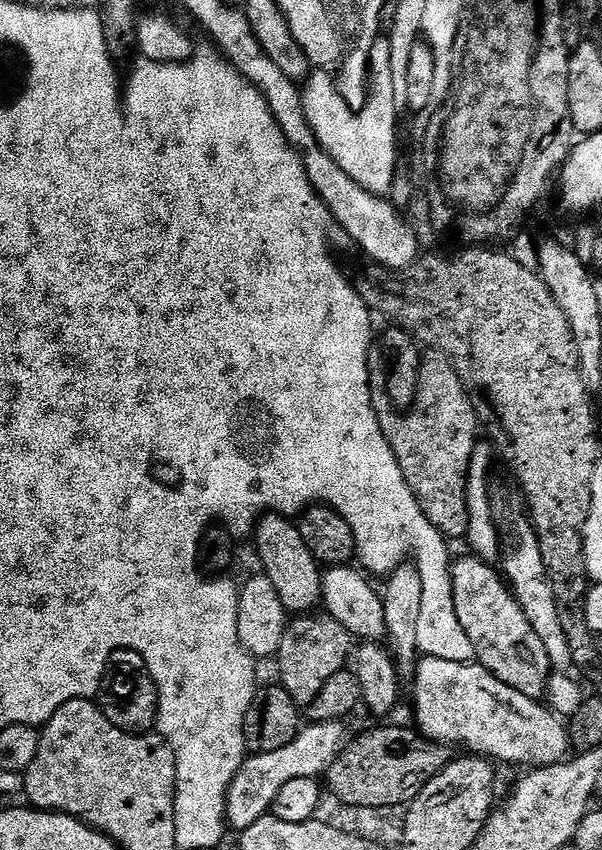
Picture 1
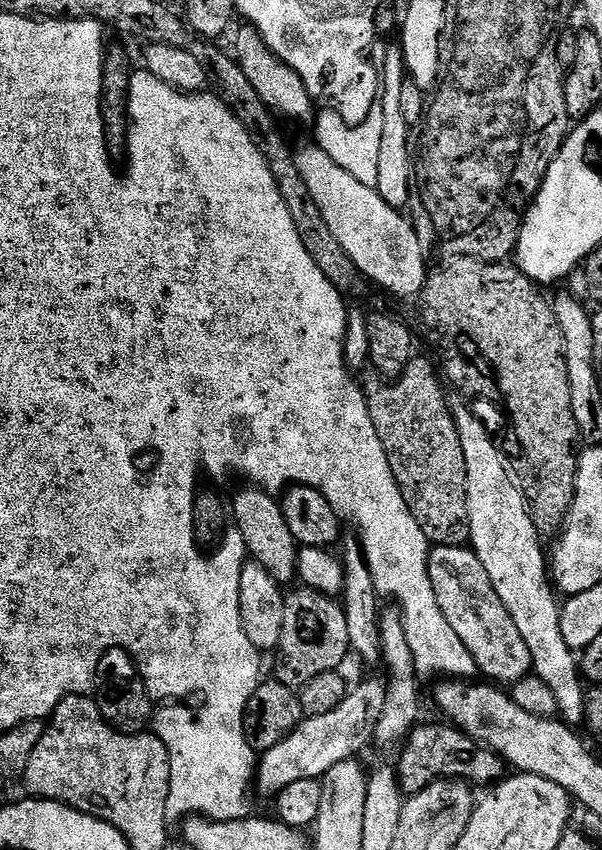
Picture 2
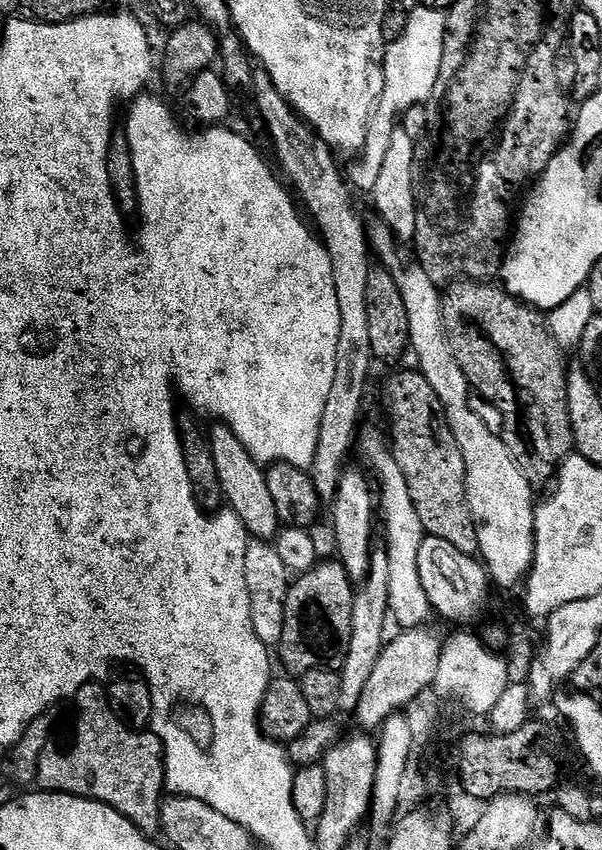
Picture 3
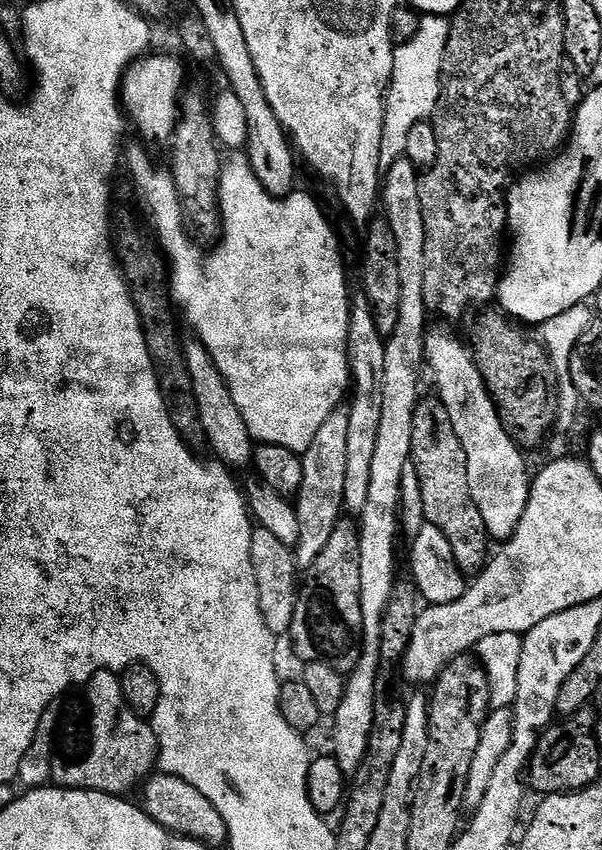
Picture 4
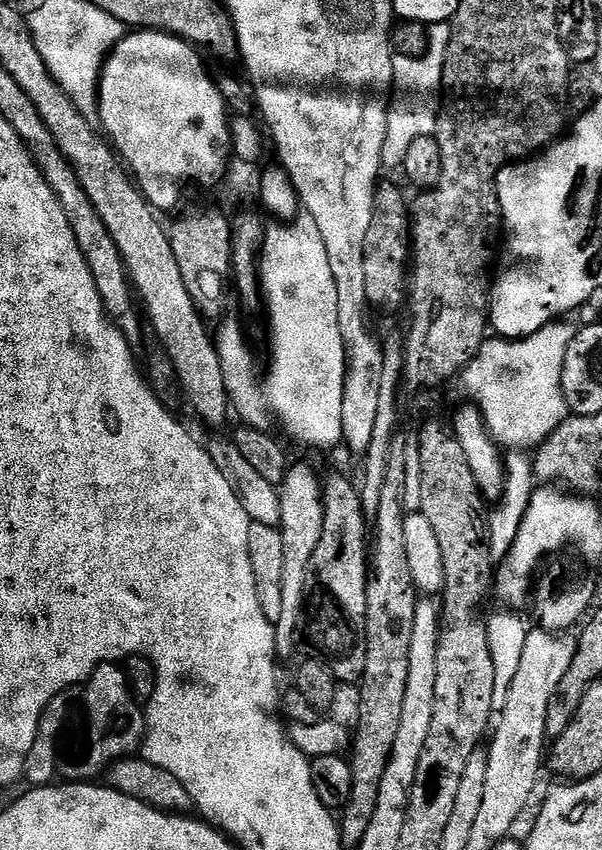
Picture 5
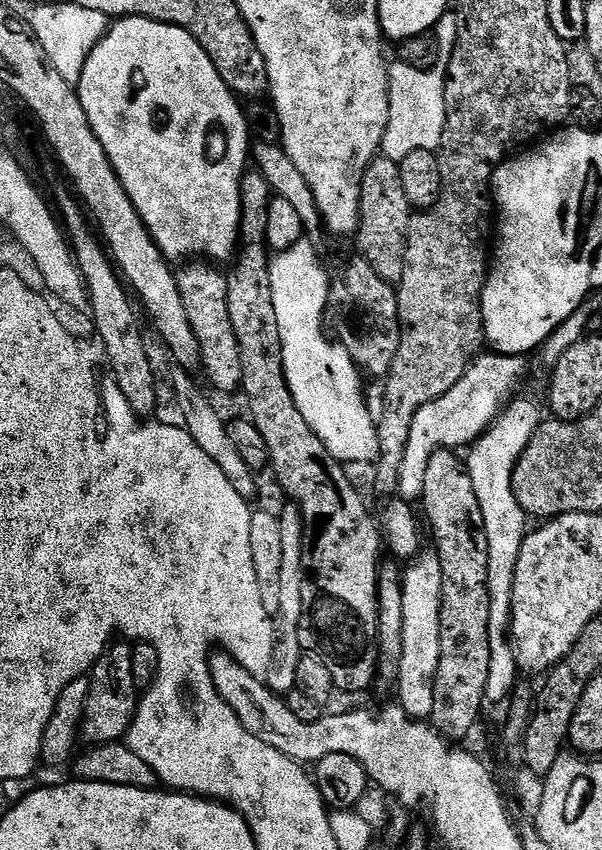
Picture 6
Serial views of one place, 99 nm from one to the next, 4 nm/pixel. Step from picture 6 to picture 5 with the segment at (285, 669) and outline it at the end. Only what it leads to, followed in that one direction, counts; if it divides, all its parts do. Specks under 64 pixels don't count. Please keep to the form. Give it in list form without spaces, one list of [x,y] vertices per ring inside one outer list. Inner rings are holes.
[[[293,463],[289,467],[288,475],[283,482],[278,485],[281,500],[281,520],[279,524],[282,534],[282,582],[278,589],[280,607],[278,615],[275,617],[274,627],[276,629],[276,654],[277,657],[284,658],[298,648],[298,633],[301,620],[301,610],[304,608],[304,598],[307,592],[308,568],[310,558],[314,552],[318,541],[322,538],[322,522],[324,521],[324,498],[322,495],[321,477],[316,477],[316,472],[308,464]]]

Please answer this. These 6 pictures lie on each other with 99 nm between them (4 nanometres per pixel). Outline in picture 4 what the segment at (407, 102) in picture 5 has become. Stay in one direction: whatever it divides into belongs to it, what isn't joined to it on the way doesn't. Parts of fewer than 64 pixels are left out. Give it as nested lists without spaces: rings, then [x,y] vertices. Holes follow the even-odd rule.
[[[425,15],[420,21],[420,35],[416,39],[411,40],[409,44],[399,45],[393,51],[394,70],[392,71],[392,79],[389,83],[384,101],[384,129],[382,130],[382,150],[380,151],[380,167],[381,169],[390,169],[396,162],[400,160],[406,153],[406,142],[410,138],[410,130],[414,130],[414,126],[423,123],[426,114],[430,110],[434,110],[440,103],[440,94],[442,91],[442,73],[444,71],[444,50],[445,29],[440,29],[441,21],[434,15]]]

